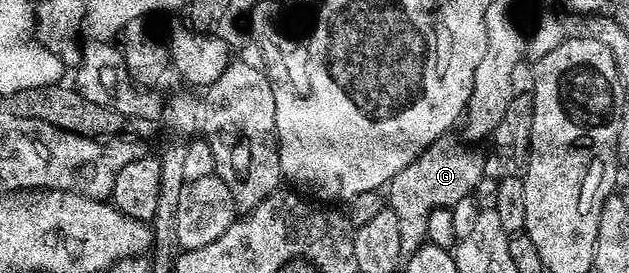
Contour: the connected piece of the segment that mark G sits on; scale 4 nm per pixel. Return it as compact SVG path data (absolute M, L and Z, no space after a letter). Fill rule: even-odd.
M449 133L438 137L419 155L402 173L394 173L394 177L386 184L387 210L398 217L398 226L402 232L402 253L405 257L428 242L426 221L430 221L430 213L434 209L452 208L462 198L471 196L476 186L486 175L484 155L475 151L463 138Z

